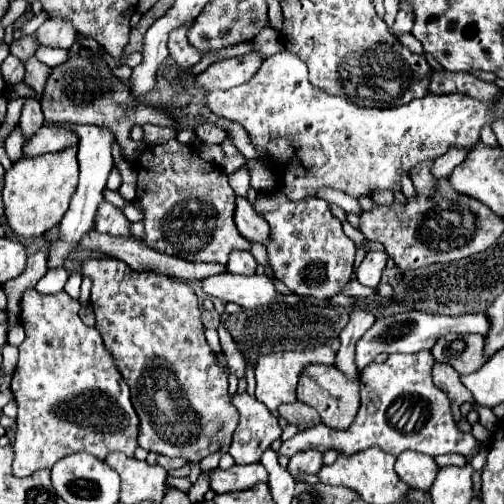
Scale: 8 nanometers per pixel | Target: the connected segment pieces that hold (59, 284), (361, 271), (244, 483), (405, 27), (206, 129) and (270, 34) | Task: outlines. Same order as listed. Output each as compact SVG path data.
M49 269L47 275L37 283L35 291L37 291L37 293L43 293L43 295L59 293L59 291L63 291L67 277L69 277L69 275L67 275L65 269Z
M369 251L369 253L365 255L365 259L361 261L361 265L355 269L359 283L375 289L375 287L379 285L381 273L383 273L383 269L385 269L385 261L387 261L387 253Z
M261 463L233 465L231 469L209 471L209 487L215 493L229 493L237 489L249 489L257 481L267 481L267 469Z
M399 5L399 13L397 13L397 19L395 19L395 25L389 31L395 37L399 37L403 33L409 33L411 27L413 27L413 11L411 9L405 9L405 5Z
M197 123L195 133L201 139L201 143L207 143L207 145L221 145L225 141L225 131L211 123Z
M271 27L261 29L261 33L253 39L253 43L255 43L255 53L265 53L265 57L271 57L273 53L283 49L279 31L275 31Z

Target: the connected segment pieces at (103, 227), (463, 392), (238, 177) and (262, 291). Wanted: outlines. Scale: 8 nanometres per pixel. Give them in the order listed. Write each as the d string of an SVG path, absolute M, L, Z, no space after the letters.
M103 201L101 209L97 211L95 229L101 233L109 233L109 235L129 237L129 221L125 219L125 215L117 207L109 205L107 201Z
M435 361L435 365L433 365L431 371L433 371L433 383L451 397L451 401L453 401L453 415L459 421L461 419L459 407L463 403L473 403L473 395L465 389L465 385L461 385L459 373L451 365Z
M241 167L239 171L231 173L229 175L229 185L233 187L233 191L239 197L247 197L247 191L249 191L249 171L247 171L247 167Z
M221 273L203 279L203 293L225 303L237 303L245 309L255 309L271 303L279 295L267 275L241 277L233 273Z

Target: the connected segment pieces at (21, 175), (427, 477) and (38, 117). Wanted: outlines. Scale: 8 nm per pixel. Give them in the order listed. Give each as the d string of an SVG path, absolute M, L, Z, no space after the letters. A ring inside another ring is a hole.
M67 147L57 153L45 153L33 159L19 159L5 173L3 203L9 227L23 237L43 235L47 229L61 223L63 215L69 209L71 195L77 189L77 147Z
M403 451L395 463L395 471L401 477L401 481L411 485L413 489L423 491L427 491L433 483L433 477L437 477L437 469L437 463L429 455L415 451Z
M33 97L25 99L23 111L21 111L21 121L19 121L25 139L33 137L33 133L43 125L43 113L41 113L41 103Z

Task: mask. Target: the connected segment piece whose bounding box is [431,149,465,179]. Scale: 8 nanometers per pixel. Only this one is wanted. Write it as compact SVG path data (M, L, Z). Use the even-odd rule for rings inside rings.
M451 149L449 153L445 153L445 157L439 157L435 163L433 163L433 177L437 179L443 179L443 177L449 177L451 171L465 159L465 149Z

